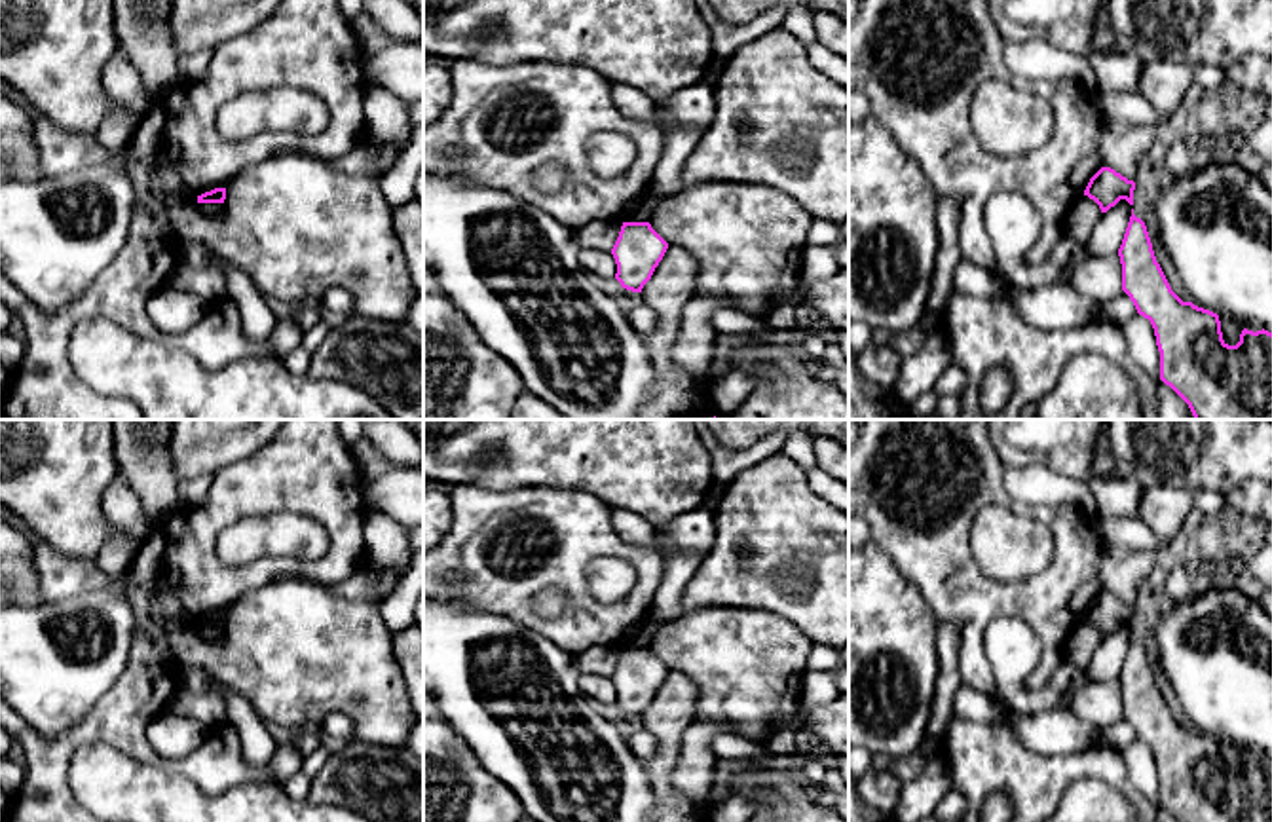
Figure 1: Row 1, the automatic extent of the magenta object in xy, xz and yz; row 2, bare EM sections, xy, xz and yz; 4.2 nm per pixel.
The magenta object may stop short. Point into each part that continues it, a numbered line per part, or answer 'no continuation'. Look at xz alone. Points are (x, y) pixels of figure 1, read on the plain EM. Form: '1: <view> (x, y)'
no continuation

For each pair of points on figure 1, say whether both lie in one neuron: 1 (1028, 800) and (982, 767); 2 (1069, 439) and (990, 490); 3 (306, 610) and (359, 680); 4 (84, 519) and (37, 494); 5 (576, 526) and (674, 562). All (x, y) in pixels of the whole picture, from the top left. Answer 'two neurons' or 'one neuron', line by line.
1: one neuron
2: two neurons
3: one neuron
4: one neuron
5: two neurons

